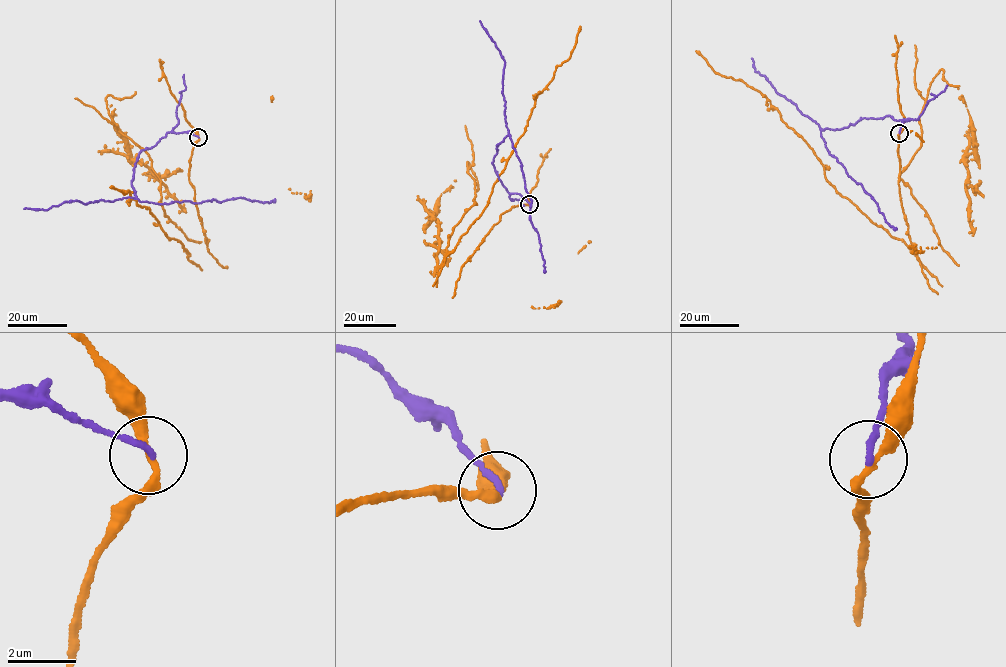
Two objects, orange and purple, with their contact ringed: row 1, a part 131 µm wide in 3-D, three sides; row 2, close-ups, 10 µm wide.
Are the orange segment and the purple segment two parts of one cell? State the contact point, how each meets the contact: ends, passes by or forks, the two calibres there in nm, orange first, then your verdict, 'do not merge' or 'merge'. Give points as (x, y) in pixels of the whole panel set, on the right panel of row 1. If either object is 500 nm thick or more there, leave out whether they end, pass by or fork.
(899, 133) | orange passes by | purple ends | 240/190 nm | do not merge

